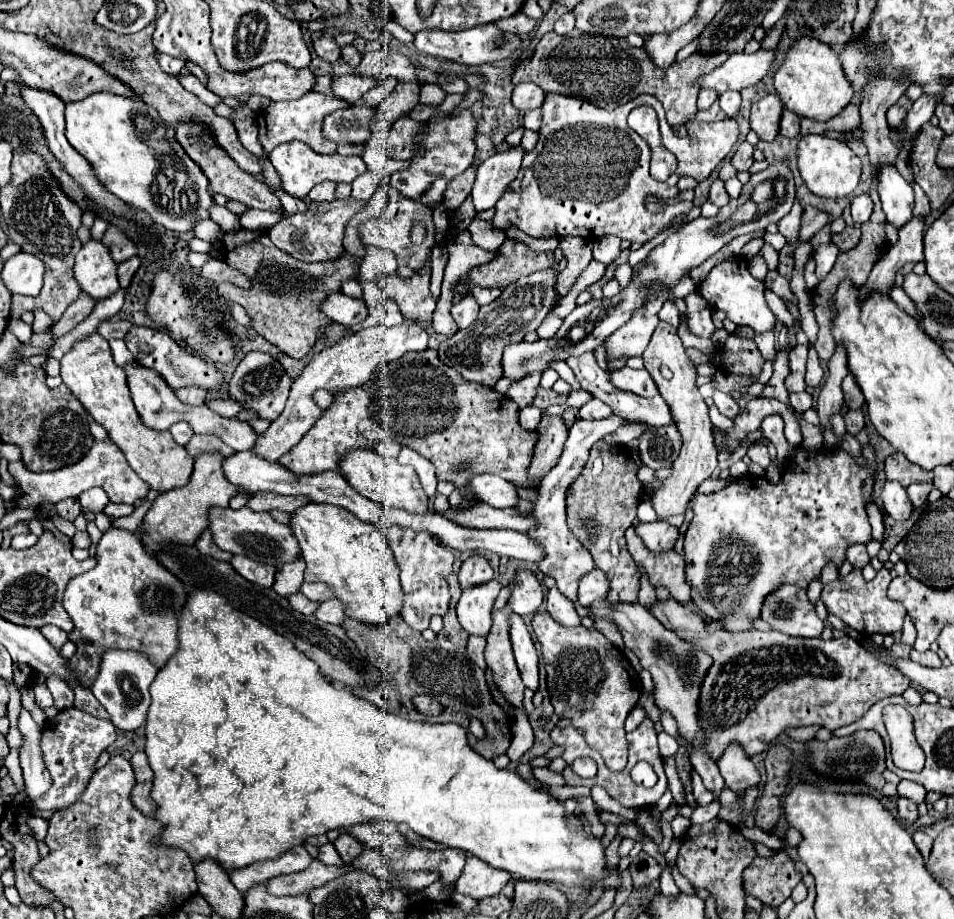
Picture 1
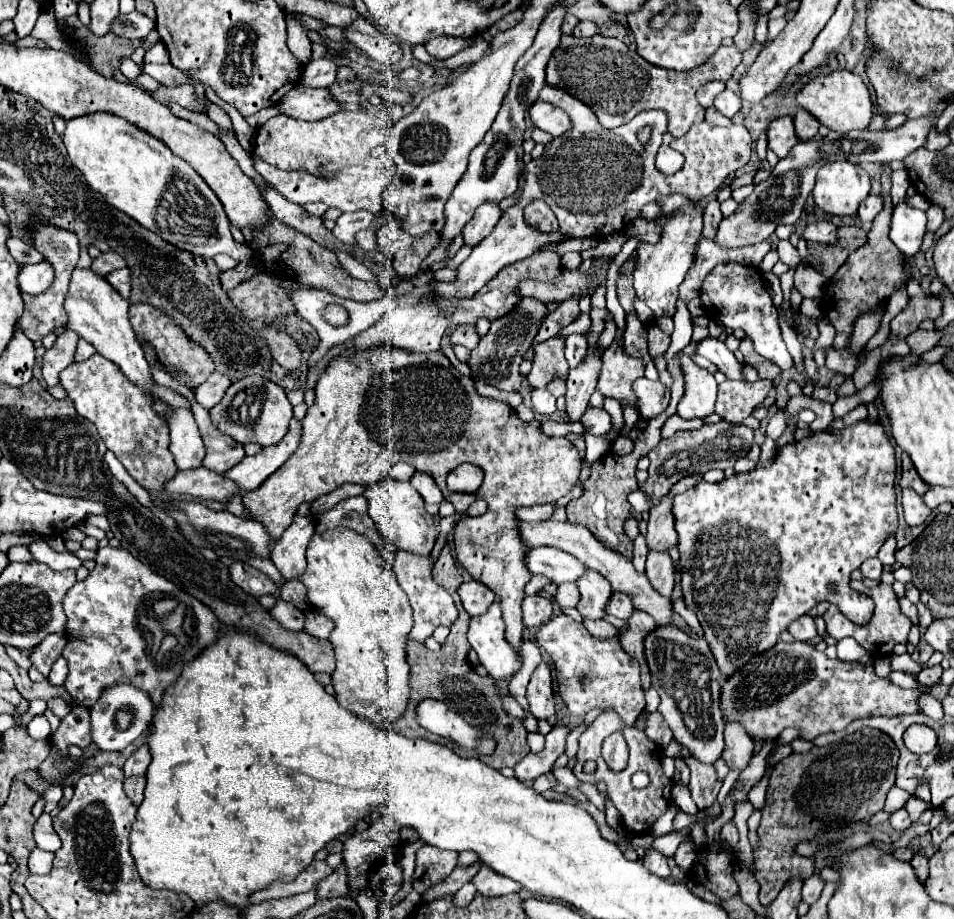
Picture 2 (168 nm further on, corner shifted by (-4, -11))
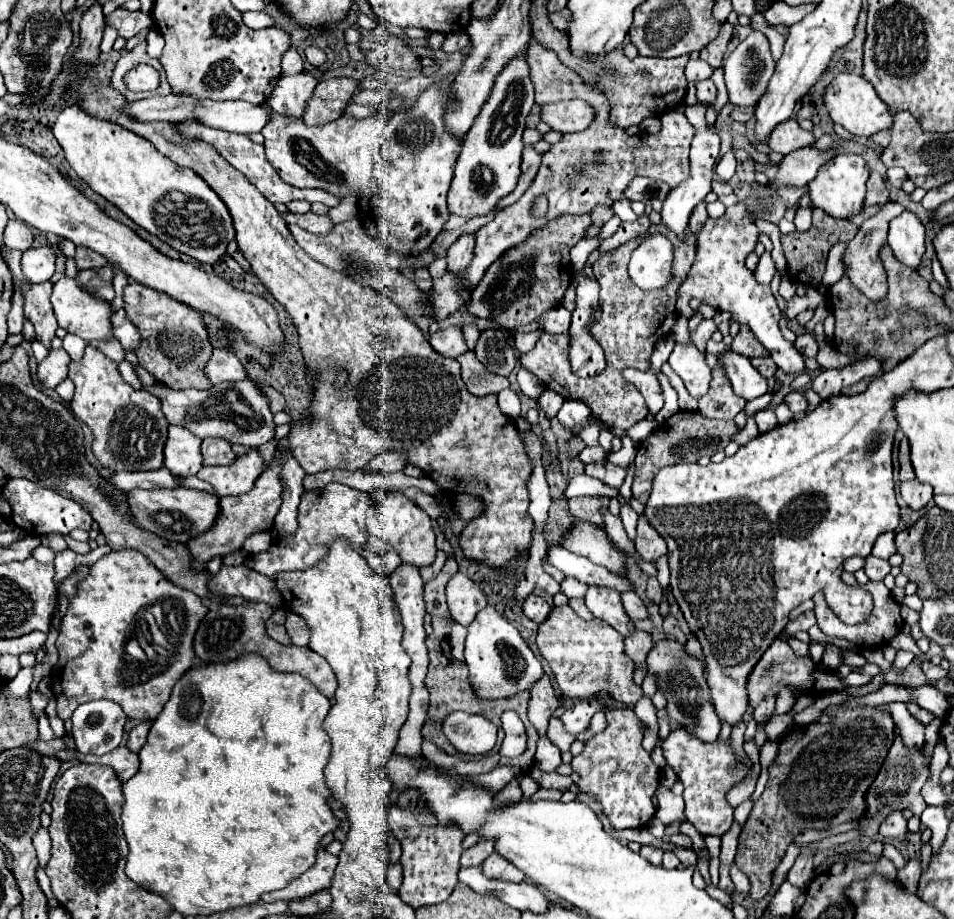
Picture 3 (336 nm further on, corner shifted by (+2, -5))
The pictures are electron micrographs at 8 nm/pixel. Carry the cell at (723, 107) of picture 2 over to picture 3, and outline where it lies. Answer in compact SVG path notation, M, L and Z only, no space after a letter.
M704 79L696 83L696 97L702 103L712 103L716 99L716 85L712 83L712 79Z

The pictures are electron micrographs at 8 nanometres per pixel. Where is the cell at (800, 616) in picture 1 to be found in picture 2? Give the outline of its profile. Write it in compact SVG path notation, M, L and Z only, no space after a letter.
M802 615L796 621L792 621L790 627L788 627L788 631L790 631L790 635L796 641L812 641L818 635L816 625L814 625L814 619L810 615Z

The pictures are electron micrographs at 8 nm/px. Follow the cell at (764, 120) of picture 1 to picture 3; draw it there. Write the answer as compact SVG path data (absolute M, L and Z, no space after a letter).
M790 117L786 123L780 123L774 131L774 135L770 135L768 145L772 151L780 151L780 153L790 153L796 151L800 147L810 147L814 143L814 135L812 131L804 131L794 117Z

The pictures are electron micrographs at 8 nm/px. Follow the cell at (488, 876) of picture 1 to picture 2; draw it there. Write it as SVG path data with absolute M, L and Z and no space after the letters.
M480 865L480 871L474 875L472 883L476 885L476 891L484 897L502 897L502 895L518 893L522 889L522 885L516 885L516 881L492 873L492 869L488 869L486 865Z

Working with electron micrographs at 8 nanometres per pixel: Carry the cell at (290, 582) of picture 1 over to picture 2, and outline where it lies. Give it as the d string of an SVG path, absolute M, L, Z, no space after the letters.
M296 515L272 549L272 563L286 581L294 581L306 573L306 547L314 535L314 523L308 517Z

